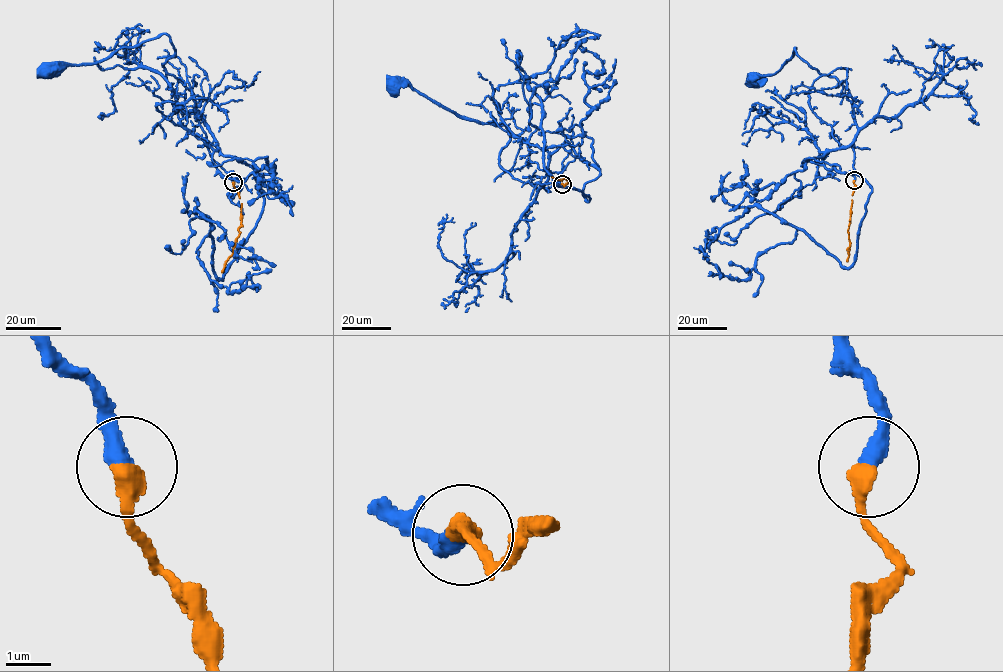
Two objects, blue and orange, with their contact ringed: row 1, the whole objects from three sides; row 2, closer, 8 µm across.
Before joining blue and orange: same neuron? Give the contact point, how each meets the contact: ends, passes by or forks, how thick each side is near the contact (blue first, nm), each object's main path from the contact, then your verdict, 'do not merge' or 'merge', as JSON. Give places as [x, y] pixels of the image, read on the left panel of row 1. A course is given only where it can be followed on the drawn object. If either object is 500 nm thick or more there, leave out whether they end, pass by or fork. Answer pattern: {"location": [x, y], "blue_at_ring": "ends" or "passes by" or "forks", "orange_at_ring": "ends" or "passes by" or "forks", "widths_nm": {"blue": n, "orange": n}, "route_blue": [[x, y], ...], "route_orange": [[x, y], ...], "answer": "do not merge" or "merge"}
{"location": [233, 182], "blue_at_ring": "ends", "orange_at_ring": "ends", "widths_nm": {"blue": 400, "orange": 440}, "route_blue": [[233, 182], [210, 154], [214, 135], [194, 95], [163, 66], [175, 53], [166, 34], [44, 71]], "route_orange": [[233, 182], [241, 204], [241, 226], [232, 254], [221, 272]], "answer": "merge"}

